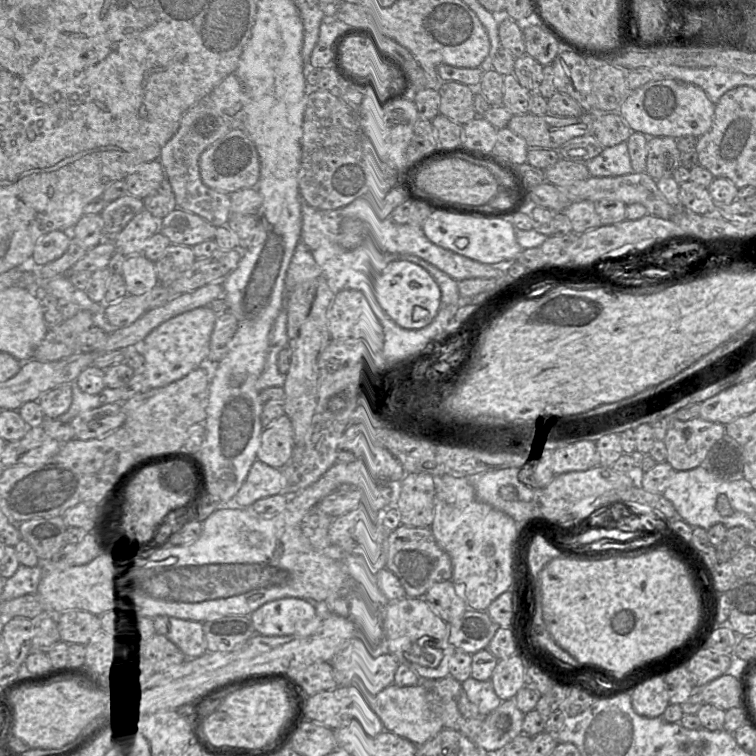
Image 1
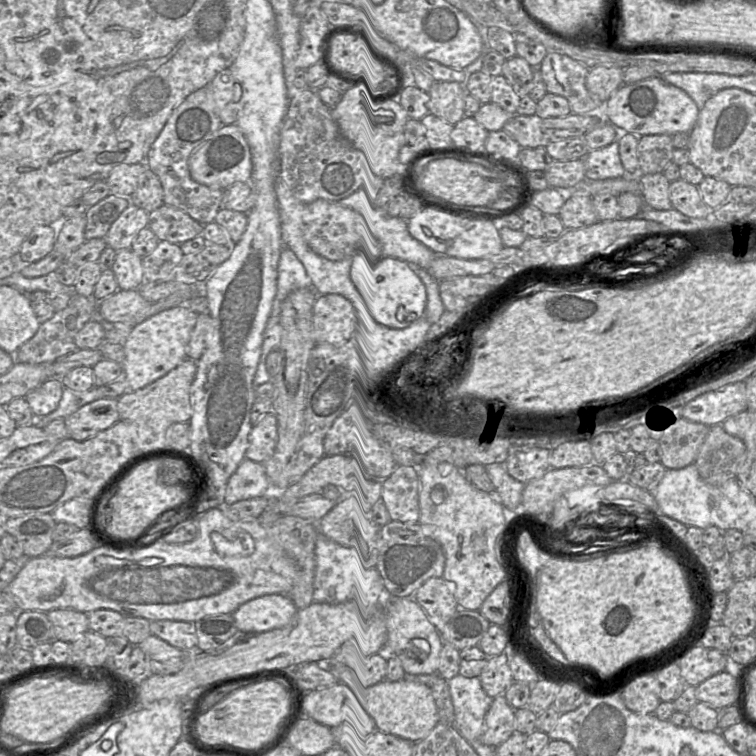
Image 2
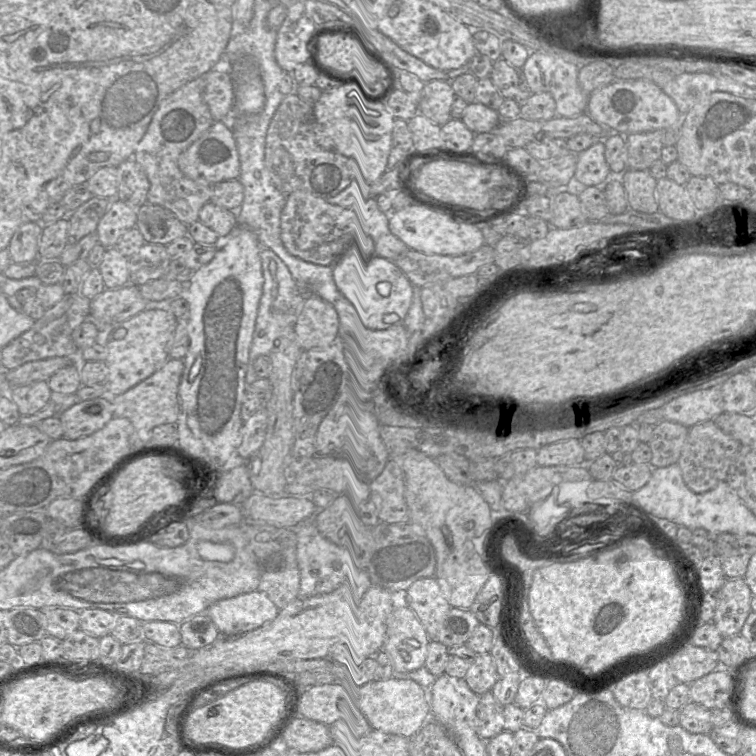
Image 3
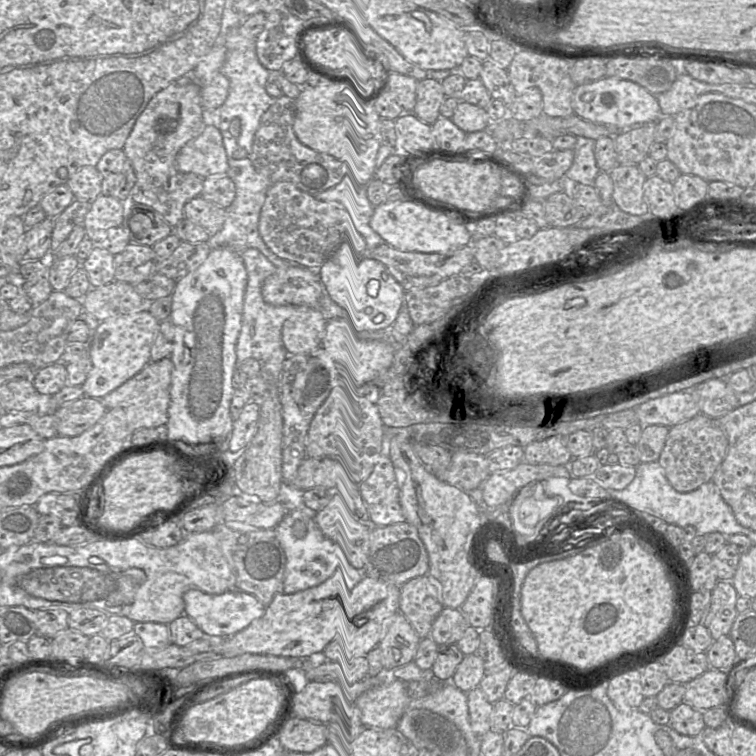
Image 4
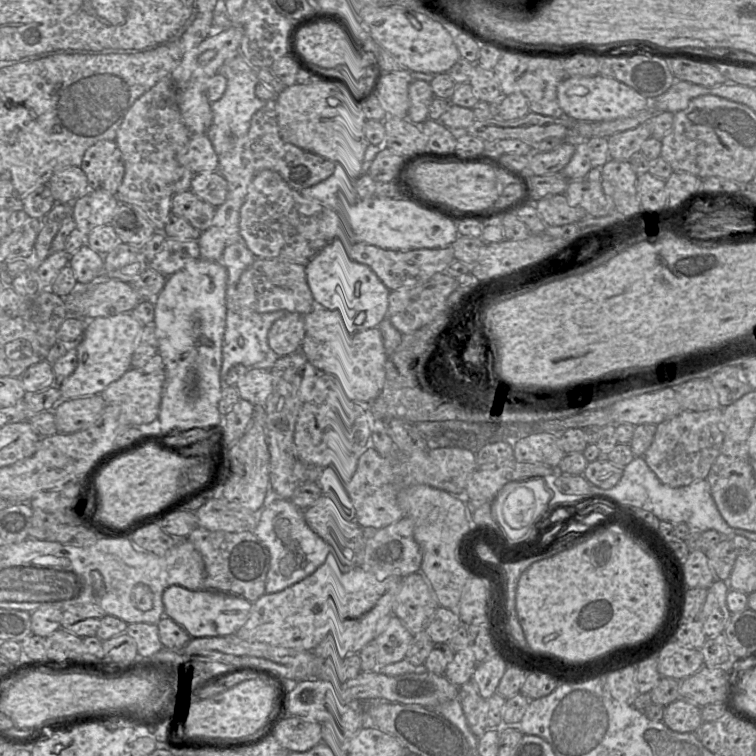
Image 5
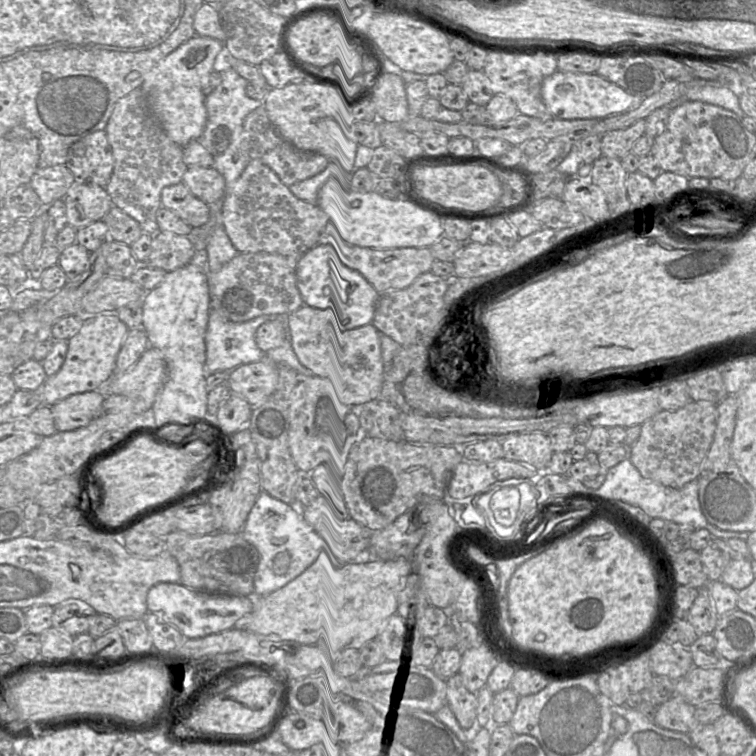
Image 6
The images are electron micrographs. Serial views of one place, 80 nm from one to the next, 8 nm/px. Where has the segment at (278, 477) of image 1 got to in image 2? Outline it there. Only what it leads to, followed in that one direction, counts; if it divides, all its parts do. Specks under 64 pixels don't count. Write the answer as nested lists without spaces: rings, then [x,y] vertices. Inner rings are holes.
[[[245,458],[228,480],[224,504],[256,497],[274,499],[279,492],[273,488],[263,464]]]

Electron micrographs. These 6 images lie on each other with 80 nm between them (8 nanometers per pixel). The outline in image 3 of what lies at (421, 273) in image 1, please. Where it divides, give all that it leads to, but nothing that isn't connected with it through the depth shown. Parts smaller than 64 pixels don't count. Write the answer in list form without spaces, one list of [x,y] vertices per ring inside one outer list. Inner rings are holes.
[[[348,246],[333,265],[333,279],[366,328],[385,330],[403,325],[415,287],[393,261],[377,255],[364,257],[356,246]]]

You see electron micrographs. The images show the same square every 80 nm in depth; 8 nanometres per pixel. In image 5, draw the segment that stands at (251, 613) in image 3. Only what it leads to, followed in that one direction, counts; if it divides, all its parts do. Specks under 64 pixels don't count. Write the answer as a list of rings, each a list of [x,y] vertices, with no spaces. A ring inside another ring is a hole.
[[[179,585],[165,589],[162,595],[165,616],[169,617],[192,638],[235,634],[247,621],[253,603],[236,595],[212,590],[189,590]]]

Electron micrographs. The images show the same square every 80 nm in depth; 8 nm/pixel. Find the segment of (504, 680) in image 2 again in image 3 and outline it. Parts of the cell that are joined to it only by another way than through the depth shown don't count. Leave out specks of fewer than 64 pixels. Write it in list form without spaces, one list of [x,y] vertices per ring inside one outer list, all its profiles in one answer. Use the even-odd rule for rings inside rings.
[[[489,653],[477,654],[464,677],[469,688],[478,695],[491,691],[499,679],[495,661]]]

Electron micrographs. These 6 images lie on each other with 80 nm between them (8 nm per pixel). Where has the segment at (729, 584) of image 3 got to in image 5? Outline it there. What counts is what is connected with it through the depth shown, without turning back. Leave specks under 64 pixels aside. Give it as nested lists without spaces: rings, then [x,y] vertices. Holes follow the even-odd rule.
[[[715,580],[707,589],[707,597],[697,619],[707,638],[721,635],[730,618],[726,597],[730,587],[727,581]]]

